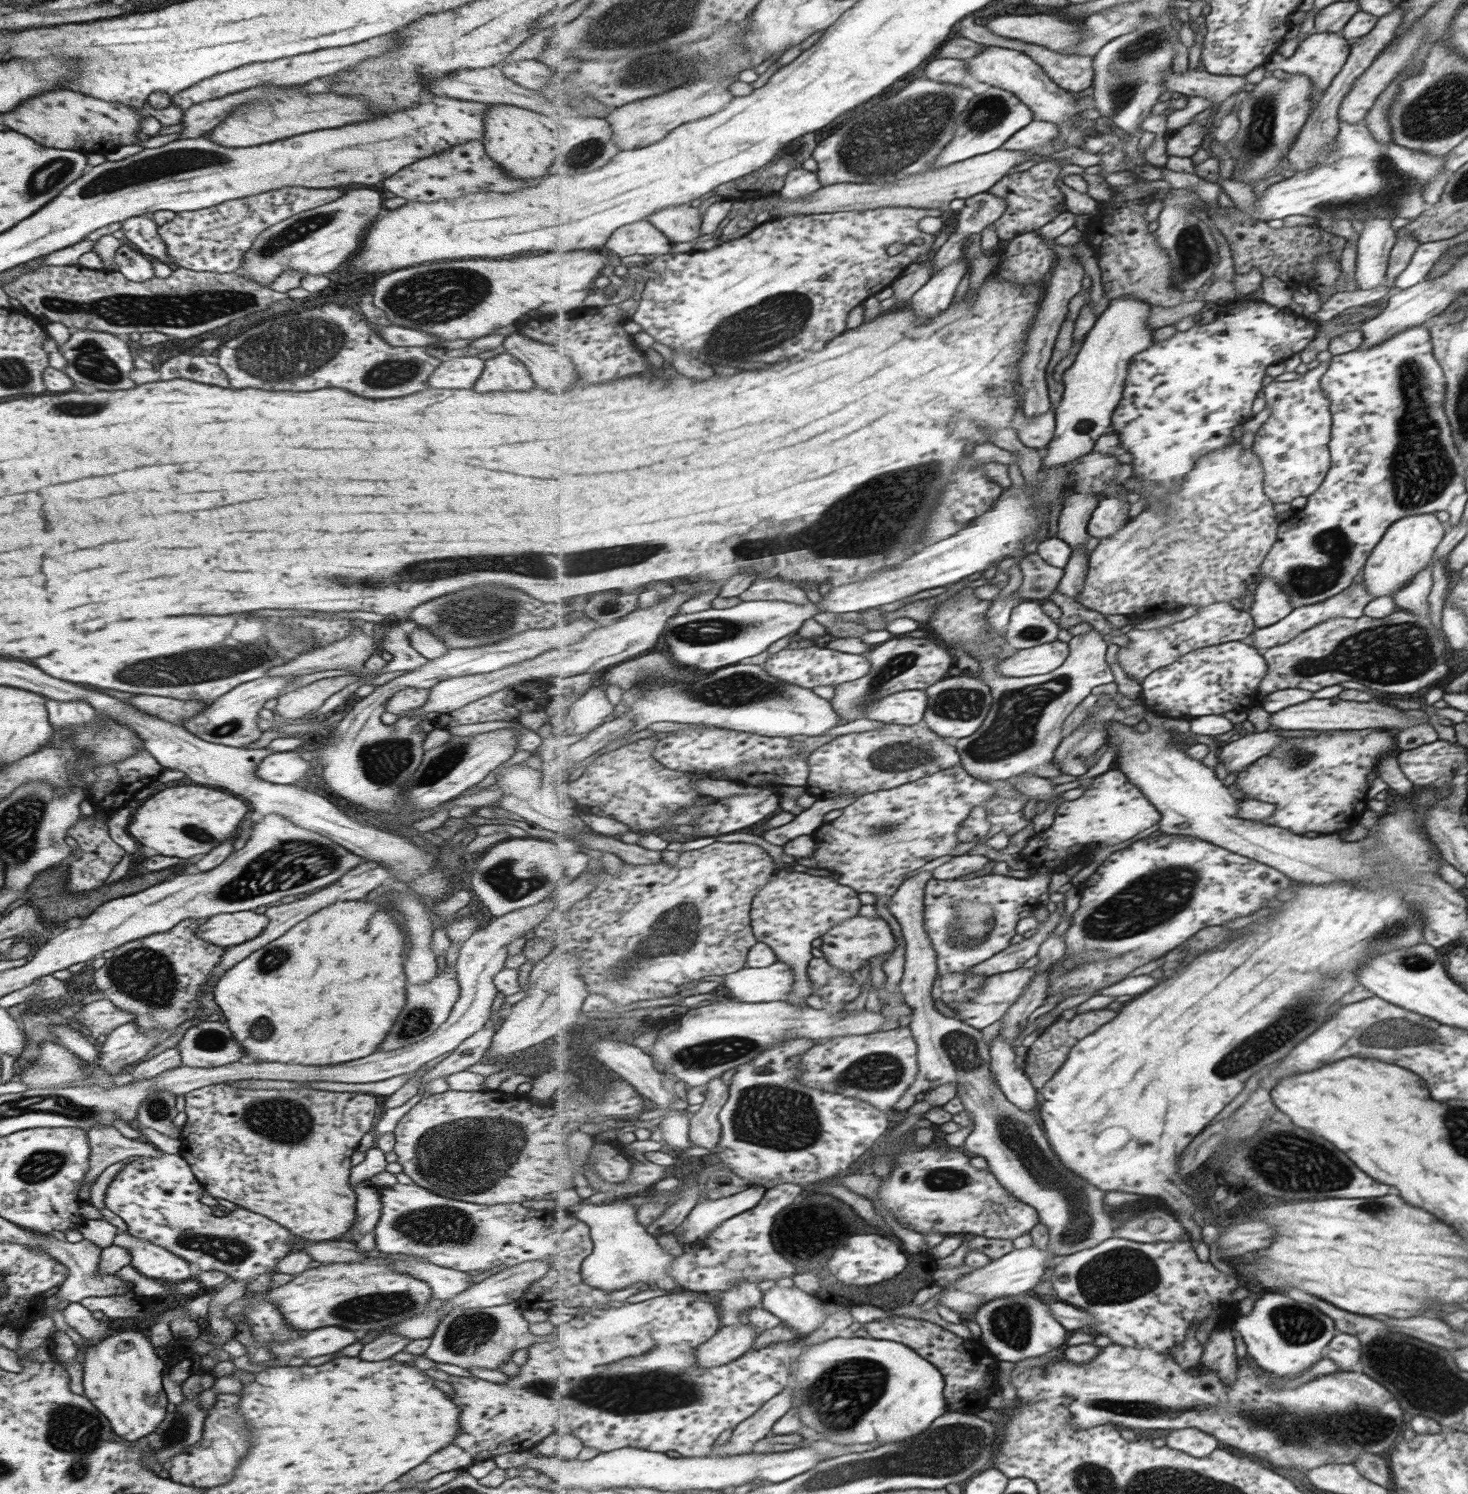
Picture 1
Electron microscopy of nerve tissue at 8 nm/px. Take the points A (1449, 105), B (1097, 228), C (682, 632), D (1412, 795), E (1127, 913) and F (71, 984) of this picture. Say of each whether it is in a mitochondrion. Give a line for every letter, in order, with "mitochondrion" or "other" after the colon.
A: mitochondrion
B: other
C: mitochondrion
D: other
E: mitochondrion
F: other

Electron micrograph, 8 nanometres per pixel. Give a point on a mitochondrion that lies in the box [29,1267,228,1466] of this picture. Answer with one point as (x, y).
(176, 1432)

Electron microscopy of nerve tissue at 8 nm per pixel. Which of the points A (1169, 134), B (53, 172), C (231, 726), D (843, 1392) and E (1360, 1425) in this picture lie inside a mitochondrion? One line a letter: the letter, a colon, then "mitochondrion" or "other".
A: other
B: mitochondrion
C: mitochondrion
D: mitochondrion
E: mitochondrion

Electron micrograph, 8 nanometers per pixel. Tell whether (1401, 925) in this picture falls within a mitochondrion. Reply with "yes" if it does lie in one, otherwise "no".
yes

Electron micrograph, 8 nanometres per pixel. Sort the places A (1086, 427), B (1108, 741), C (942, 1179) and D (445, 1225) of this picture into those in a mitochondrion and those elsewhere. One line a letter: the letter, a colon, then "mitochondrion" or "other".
A: other
B: other
C: mitochondrion
D: mitochondrion

